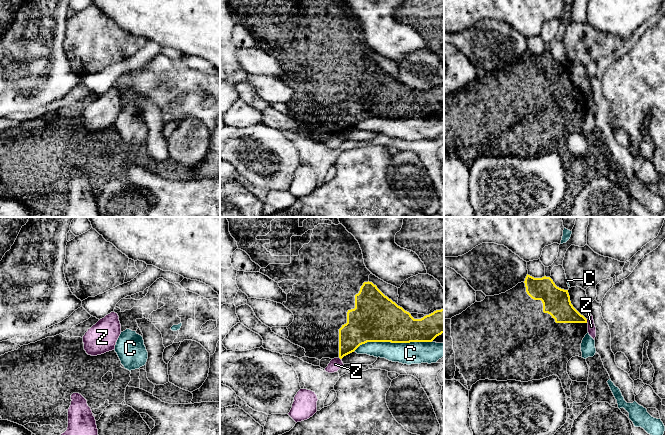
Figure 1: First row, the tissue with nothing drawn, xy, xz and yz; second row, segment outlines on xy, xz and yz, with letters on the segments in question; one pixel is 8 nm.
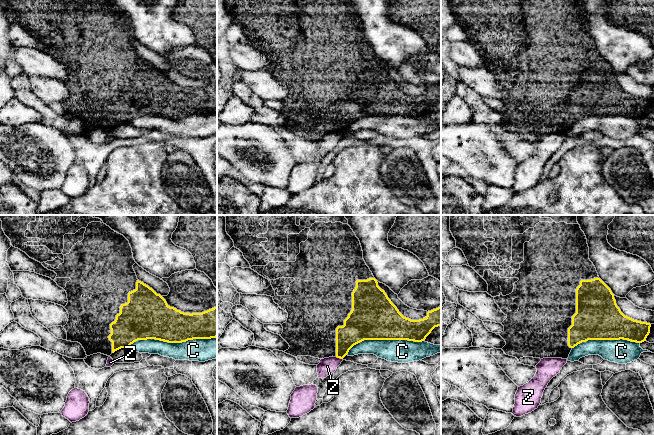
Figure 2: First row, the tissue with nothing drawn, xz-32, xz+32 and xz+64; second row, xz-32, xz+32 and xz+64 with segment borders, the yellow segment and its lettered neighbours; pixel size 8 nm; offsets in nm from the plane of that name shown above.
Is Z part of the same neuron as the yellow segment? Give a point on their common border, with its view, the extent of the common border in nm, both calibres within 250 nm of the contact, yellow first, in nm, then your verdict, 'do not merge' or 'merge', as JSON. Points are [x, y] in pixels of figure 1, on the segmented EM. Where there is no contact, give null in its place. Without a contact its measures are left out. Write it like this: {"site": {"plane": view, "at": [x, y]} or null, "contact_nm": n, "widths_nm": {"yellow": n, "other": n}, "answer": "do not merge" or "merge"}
{"site": {"plane": "yz", "at": [586, 321]}, "contact_nm": 30, "widths_nm": {"yellow": 200, "other": 60}, "answer": "do not merge"}

